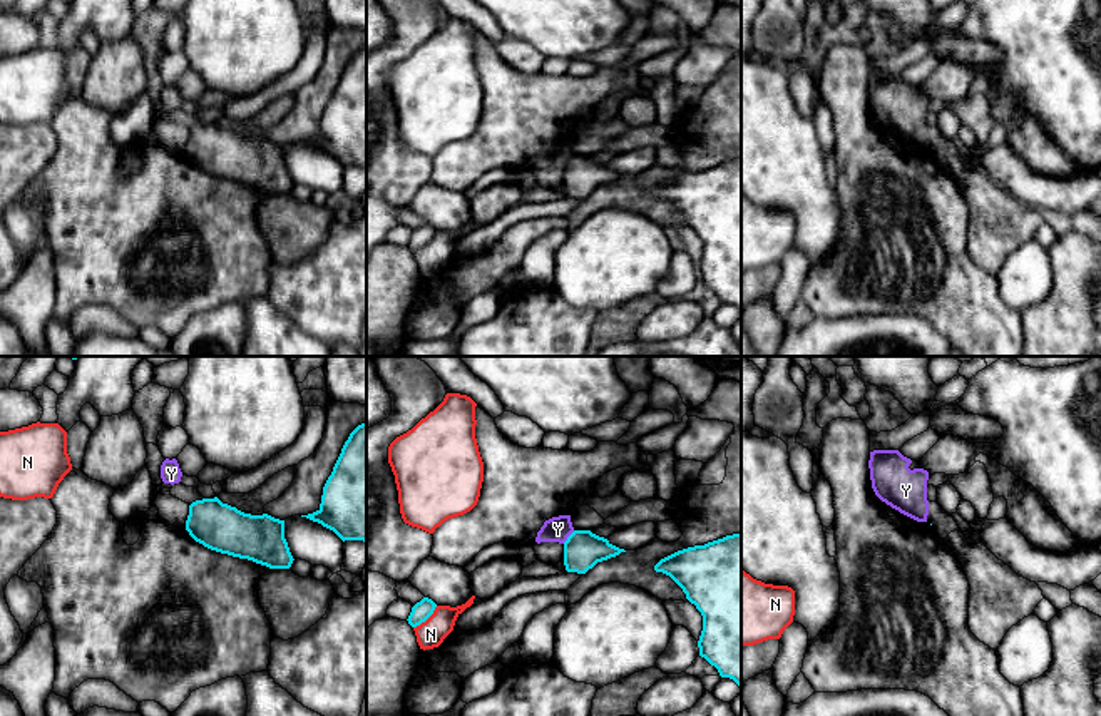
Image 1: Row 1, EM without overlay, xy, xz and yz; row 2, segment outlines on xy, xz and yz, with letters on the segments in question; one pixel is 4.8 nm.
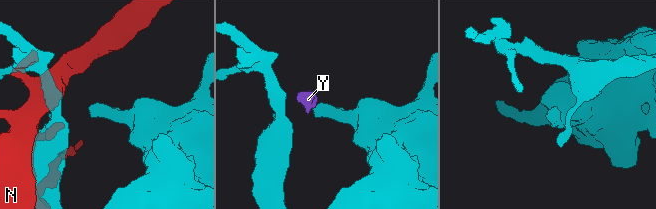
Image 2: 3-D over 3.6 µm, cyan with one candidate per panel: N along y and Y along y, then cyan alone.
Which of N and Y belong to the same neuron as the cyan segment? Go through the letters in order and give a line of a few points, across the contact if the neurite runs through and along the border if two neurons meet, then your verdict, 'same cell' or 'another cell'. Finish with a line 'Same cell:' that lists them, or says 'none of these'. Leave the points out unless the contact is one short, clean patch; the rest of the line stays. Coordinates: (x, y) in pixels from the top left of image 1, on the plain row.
N: another cell
Y: line xz (574, 156), (563, 168); another cell
Same cell: none of these

